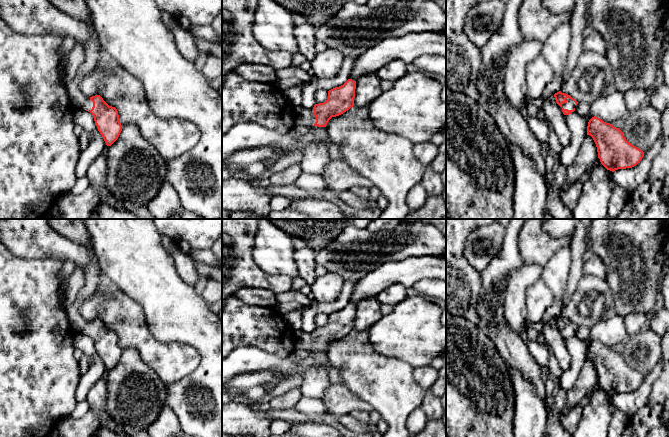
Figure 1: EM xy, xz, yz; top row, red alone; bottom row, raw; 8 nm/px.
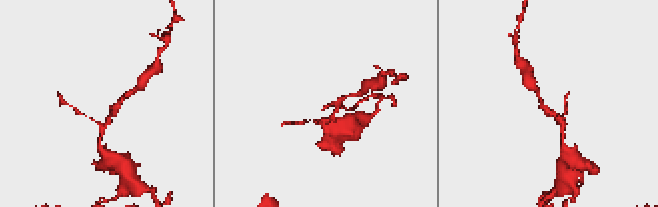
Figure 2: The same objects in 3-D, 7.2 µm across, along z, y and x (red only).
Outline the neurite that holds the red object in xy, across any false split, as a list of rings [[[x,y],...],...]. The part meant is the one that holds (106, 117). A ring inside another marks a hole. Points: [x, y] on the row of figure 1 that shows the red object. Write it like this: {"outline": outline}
{"outline": [[[98,36],[87,43],[84,62],[78,68],[75,77],[65,84],[72,106],[87,110],[93,115],[106,145],[111,146],[122,131],[117,109],[109,106],[100,95],[89,98],[80,91],[81,81],[96,68],[100,46]]]}

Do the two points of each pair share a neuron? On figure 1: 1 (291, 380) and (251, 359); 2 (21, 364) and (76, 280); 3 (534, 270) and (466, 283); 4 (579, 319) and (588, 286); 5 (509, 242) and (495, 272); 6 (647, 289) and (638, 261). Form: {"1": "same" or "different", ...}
{"1": "same", "2": "different", "3": "different", "4": "same", "5": "same", "6": "same"}

